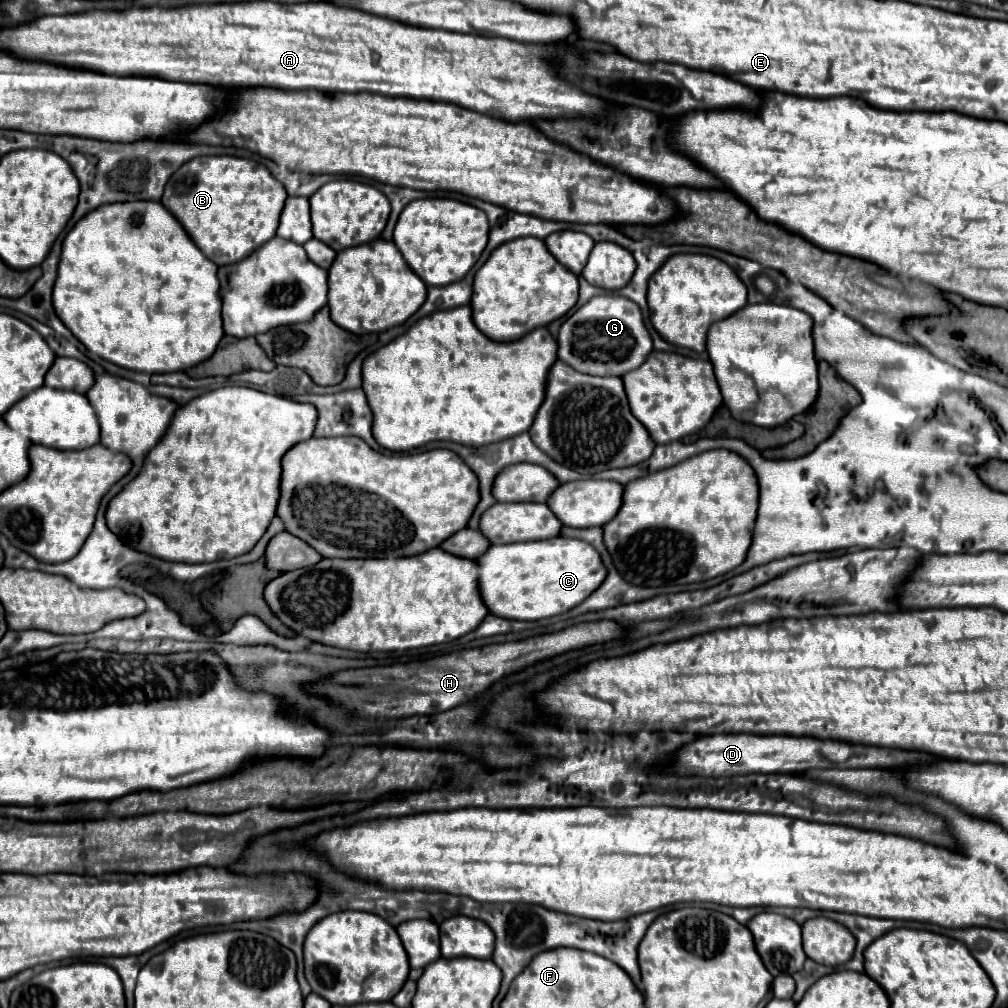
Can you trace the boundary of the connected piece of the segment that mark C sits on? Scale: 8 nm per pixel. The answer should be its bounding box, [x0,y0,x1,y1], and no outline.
[477,538,607,620]

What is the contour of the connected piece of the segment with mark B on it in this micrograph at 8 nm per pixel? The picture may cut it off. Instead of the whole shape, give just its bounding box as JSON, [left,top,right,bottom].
[161,156,287,266]

